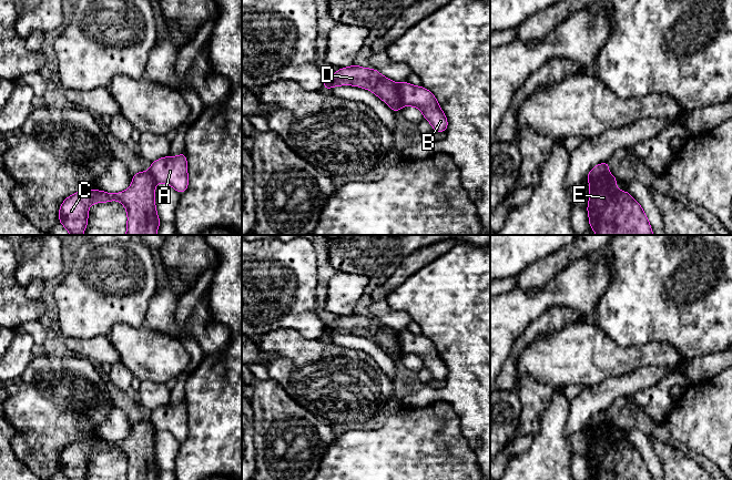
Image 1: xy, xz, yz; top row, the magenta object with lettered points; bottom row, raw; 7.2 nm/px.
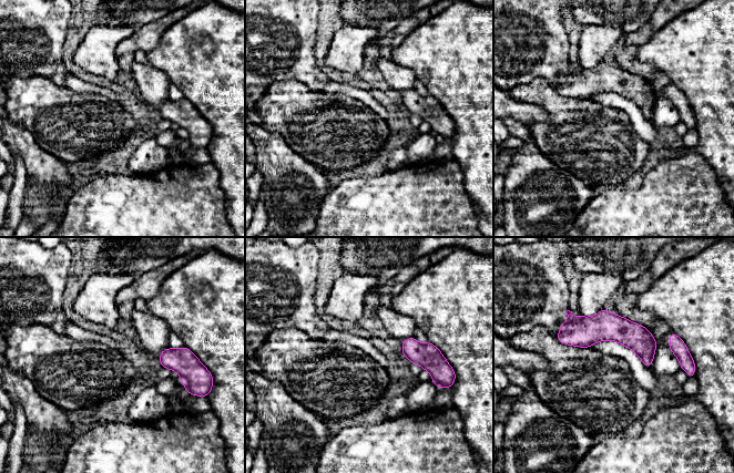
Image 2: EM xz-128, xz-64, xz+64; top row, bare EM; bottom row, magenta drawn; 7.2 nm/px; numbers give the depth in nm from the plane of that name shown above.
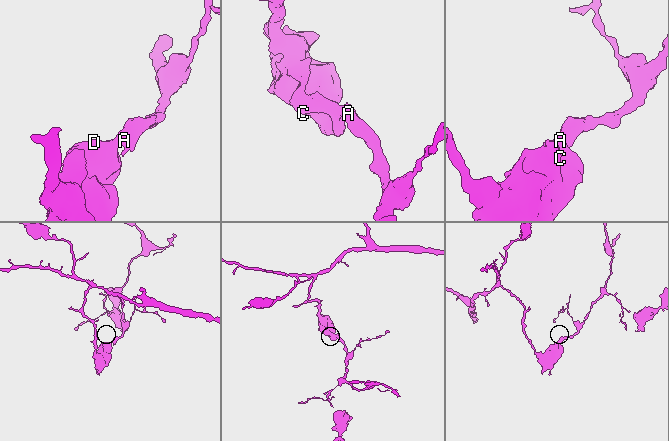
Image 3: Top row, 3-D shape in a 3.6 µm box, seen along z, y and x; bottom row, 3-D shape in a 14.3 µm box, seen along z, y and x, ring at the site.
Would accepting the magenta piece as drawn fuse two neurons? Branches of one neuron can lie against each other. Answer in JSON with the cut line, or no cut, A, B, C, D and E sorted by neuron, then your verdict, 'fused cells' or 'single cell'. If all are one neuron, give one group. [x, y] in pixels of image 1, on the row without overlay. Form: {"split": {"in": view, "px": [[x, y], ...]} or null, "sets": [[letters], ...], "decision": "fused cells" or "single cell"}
{"split": {"in": "xz", "px": [[398, 333], [402, 353]]}, "sets": [["A", "B"], ["C", "D", "E"]], "decision": "fused cells"}

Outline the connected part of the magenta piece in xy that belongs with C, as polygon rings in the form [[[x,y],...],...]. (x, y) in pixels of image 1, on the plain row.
[[[140,419],[131,435],[121,441],[81,438],[67,446],[59,458],[59,469],[68,480],[84,480],[89,455],[93,451],[120,449],[128,461],[126,480],[157,480],[161,471],[155,458],[155,429],[151,420]]]

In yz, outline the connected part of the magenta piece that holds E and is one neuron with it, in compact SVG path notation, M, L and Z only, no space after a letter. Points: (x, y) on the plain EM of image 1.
M606 422L589 428L589 453L586 456L593 480L652 480L641 453L627 440L618 439L617 426Z

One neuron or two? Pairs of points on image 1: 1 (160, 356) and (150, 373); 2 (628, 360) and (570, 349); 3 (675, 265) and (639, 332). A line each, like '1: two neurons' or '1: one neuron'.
1: one neuron
2: one neuron
3: one neuron

